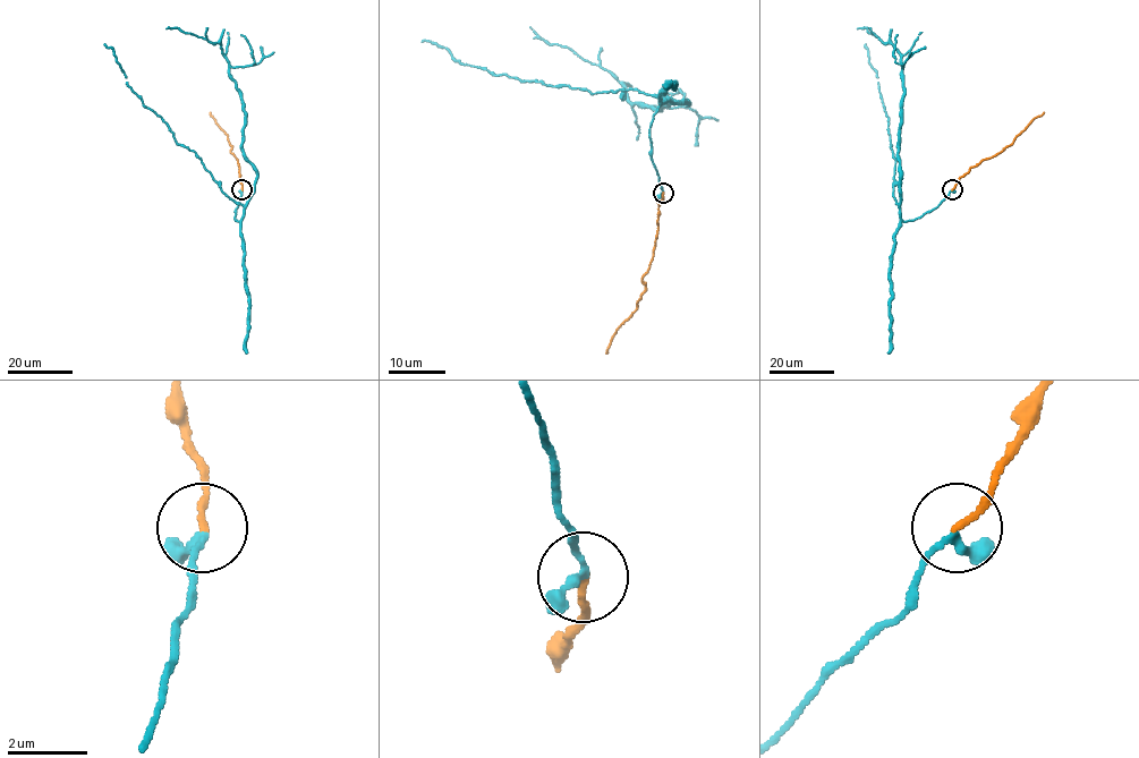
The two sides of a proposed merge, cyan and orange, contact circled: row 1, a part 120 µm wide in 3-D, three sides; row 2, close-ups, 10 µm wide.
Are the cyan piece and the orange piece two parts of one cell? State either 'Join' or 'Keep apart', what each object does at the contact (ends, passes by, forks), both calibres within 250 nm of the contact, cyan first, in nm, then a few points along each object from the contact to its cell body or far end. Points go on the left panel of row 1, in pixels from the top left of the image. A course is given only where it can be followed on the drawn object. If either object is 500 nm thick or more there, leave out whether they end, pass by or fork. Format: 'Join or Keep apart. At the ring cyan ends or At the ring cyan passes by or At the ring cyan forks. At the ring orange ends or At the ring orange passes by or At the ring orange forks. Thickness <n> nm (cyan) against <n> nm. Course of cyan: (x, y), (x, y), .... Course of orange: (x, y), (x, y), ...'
Join. At the ring cyan passes by. At the ring orange ends. Thickness 190 nm (cyan) against 170 nm. Course of cyan: (241, 190), (235, 216), (238, 222), (253, 192), (256, 169), (243, 150), (244, 102), (221, 44), (167, 28). Course of orange: (241, 189), (237, 159), (230, 152), (232, 146), (211, 112)

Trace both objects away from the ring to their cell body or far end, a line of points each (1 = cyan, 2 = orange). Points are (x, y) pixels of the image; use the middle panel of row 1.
1: (662, 193), (649, 125), (665, 101), (688, 102), (634, 103), (610, 73), (547, 44), (530, 27)
2: (662, 193), (651, 264), (643, 278), (645, 291), (637, 309), (617, 330), (609, 352)

